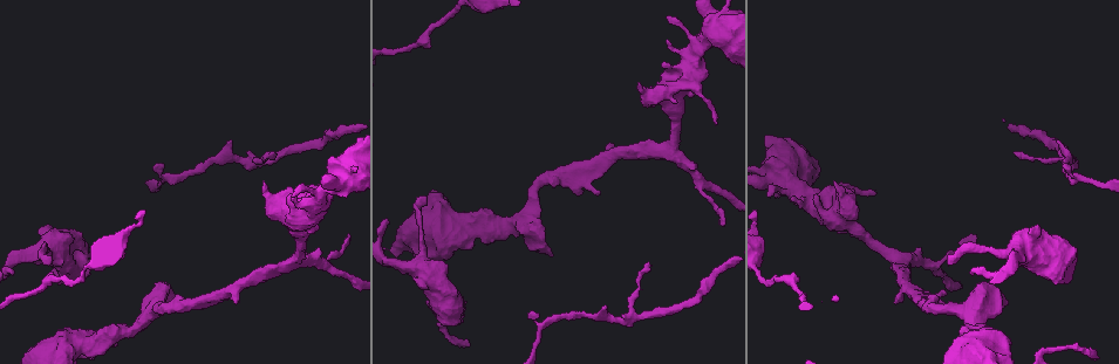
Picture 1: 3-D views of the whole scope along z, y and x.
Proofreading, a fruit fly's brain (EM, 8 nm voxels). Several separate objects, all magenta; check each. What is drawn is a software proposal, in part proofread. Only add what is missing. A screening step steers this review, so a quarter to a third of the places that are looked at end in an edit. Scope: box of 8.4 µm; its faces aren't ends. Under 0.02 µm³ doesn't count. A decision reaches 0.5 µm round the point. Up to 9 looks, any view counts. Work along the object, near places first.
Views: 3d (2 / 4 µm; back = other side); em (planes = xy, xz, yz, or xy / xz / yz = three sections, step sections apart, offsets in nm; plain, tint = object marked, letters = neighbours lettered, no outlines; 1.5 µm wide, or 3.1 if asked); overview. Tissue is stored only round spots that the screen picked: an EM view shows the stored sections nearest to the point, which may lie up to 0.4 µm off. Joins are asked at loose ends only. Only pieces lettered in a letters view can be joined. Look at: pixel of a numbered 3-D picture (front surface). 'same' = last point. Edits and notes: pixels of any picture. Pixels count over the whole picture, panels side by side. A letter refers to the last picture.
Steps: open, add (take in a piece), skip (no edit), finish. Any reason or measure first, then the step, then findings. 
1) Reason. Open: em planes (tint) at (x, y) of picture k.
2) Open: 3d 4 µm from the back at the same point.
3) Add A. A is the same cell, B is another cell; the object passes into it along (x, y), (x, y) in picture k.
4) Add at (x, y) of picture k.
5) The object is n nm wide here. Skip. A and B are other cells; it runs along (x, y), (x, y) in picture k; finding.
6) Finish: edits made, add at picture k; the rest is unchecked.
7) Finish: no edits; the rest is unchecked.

Thick end. Open: em planes (tint) at (541, 238) of picture 1.

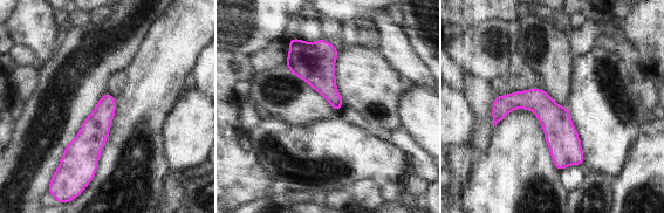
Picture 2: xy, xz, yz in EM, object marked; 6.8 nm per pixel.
Open: em planes (letters) at the same point.

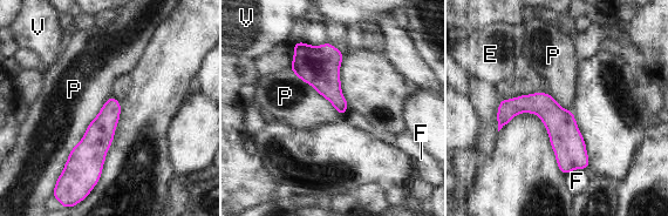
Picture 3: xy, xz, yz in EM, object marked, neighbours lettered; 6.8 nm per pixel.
Skip. E, F, P and V are other cells; a border runs along (111, 95), (69, 153), (61, 173) in picture 3; none of them fits.

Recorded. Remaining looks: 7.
Thick end. Open: em planes (letters) at (667, 40) of picture 1.

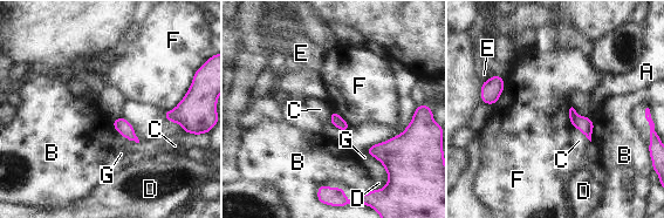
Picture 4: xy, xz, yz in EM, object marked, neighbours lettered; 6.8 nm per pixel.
Skip. A, B, C, D, E, F and G are other cells; a border runs along (505, 79), (502, 93), (493, 104) in picture 4; no lettered piece goes on from it.

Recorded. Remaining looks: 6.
Free end. Open: 3d 4 µm at (649, 264) of picture 1.

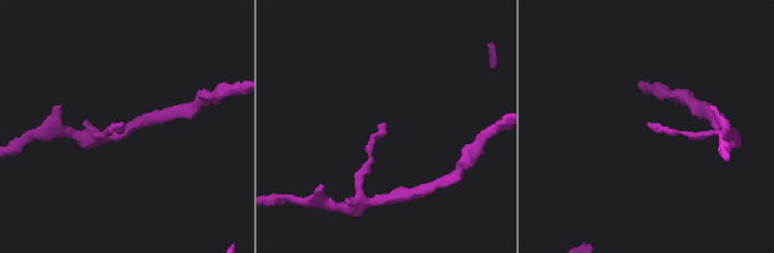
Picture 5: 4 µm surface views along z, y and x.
Now the EM. Open: em planes (letters) at (385, 123) of picture 5.

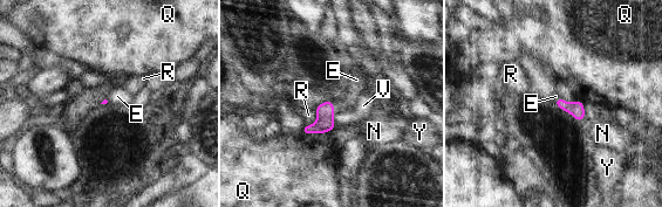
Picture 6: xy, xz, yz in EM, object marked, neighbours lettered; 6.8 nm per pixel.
Add E. E is the same cell, N, Q, R, V and Y are other cells; the object passes into it along (325, 111), (332, 107), (356, 80) in picture 6; it goes on there.

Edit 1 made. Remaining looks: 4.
Open: overview.

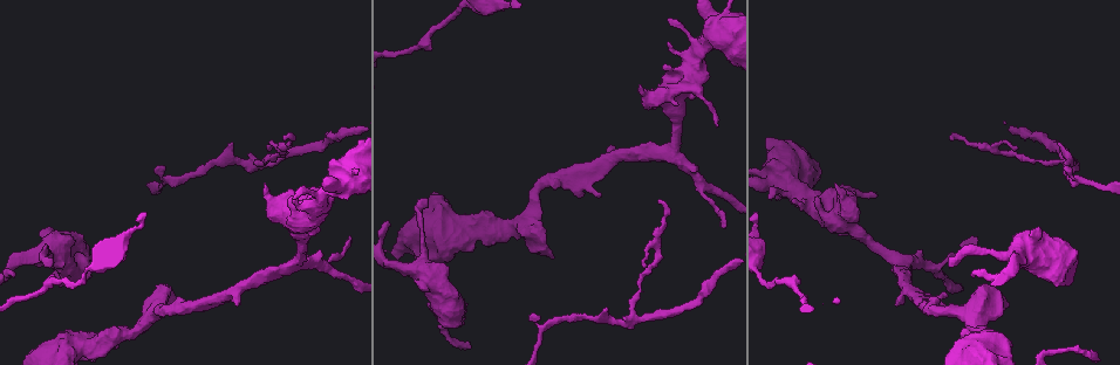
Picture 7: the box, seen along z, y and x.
Thin end. Open: em planes (plain) at (160, 165) of picture 7.

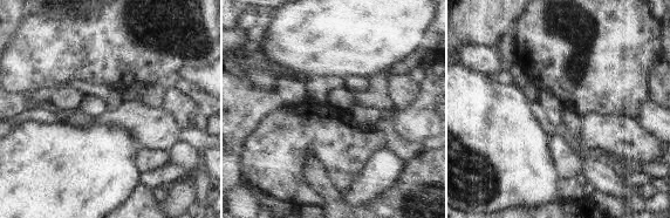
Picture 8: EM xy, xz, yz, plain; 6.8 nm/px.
With the object marked. Open: em planes (tint) at the same point.

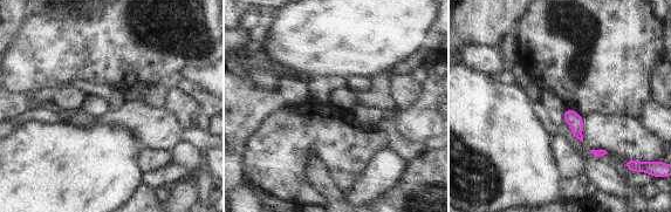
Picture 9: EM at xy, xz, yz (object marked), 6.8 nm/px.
See the neighbours. Open: em planes (letters) at the same point.

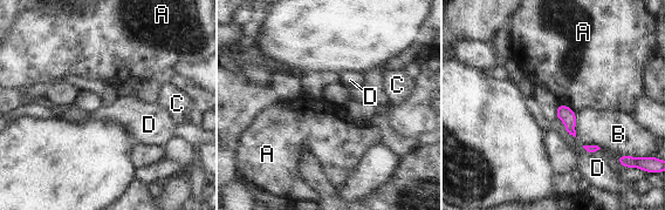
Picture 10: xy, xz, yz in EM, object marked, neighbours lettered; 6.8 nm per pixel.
The longest contact is with B, 190 nm. Skip. A, B, C and D are other cells; none of them fits.

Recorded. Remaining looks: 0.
Finish: edits made, add at picture 6; the rest is unchecked.

